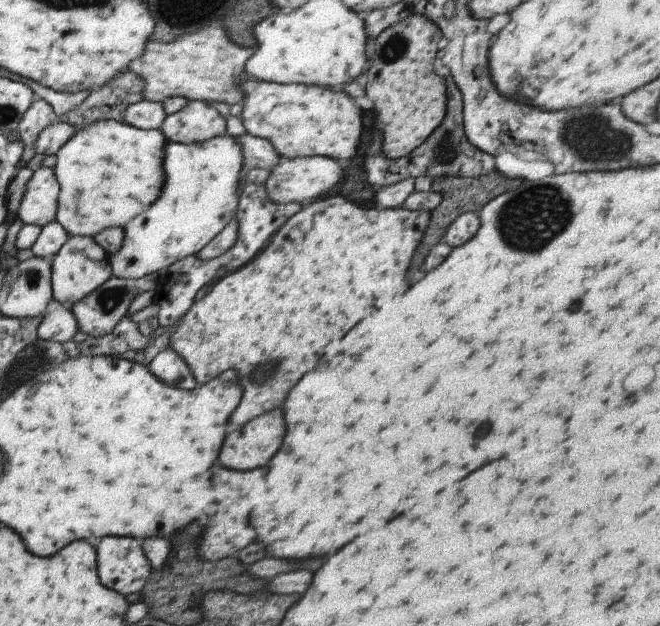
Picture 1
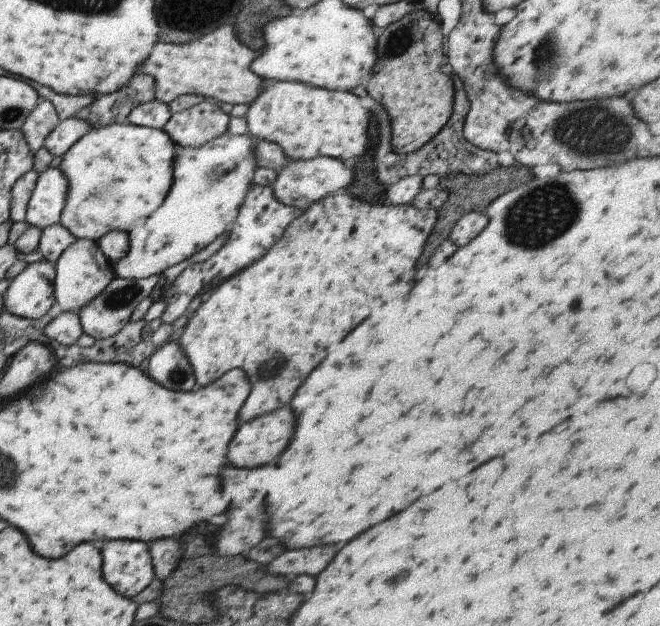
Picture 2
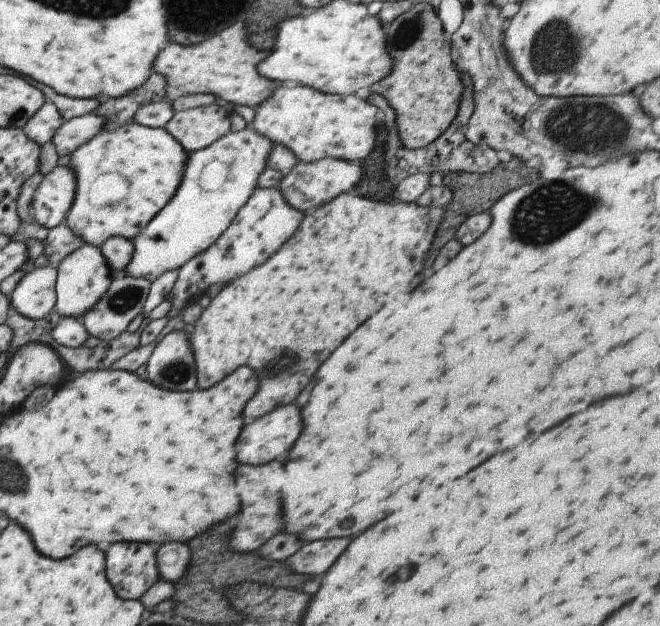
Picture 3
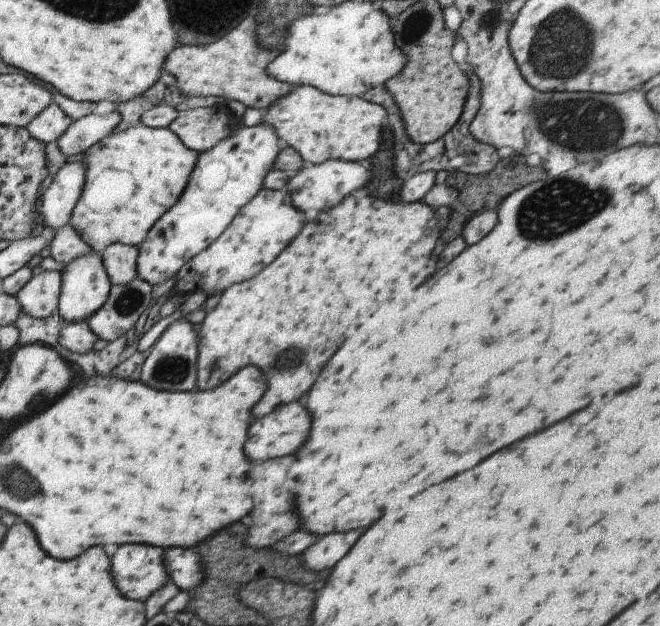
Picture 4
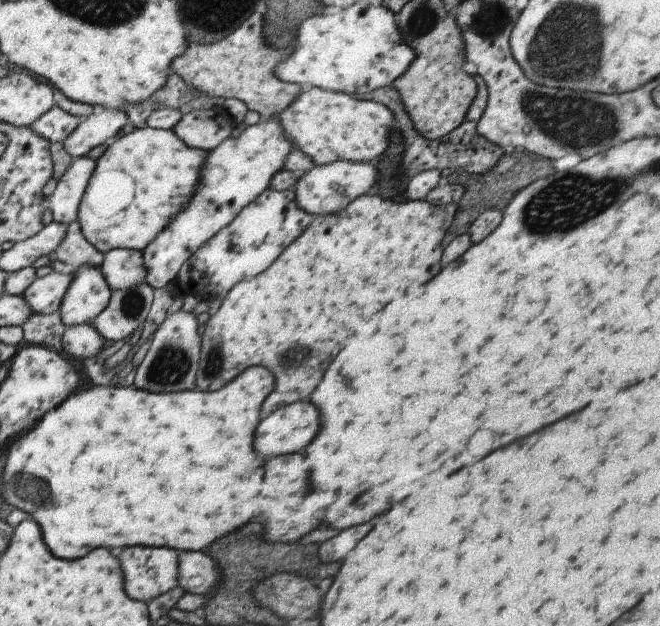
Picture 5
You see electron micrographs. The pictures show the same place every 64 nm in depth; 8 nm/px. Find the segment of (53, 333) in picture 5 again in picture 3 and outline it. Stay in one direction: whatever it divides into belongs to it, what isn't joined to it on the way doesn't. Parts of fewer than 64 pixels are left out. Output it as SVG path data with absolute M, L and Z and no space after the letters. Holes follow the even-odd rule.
M9 310L7 312L7 320L5 320L5 326L9 326L11 332L13 332L11 342L9 342L9 350L21 348L25 344L45 344L45 346L49 346L61 358L61 362L63 362L65 368L71 368L75 374L79 374L79 372L85 372L85 370L107 370L115 360L119 360L121 356L125 356L131 350L135 350L137 348L137 342L141 338L141 336L131 334L131 332L127 334L127 330L125 330L117 338L113 338L109 342L103 342L99 348L91 348L91 350L87 350L87 348L63 348L63 346L55 344L55 340L49 336L49 330L53 328L53 324L57 320L59 320L59 314L55 310L51 314L47 314L47 316L43 316L41 320L29 320L29 318L17 314L15 310Z

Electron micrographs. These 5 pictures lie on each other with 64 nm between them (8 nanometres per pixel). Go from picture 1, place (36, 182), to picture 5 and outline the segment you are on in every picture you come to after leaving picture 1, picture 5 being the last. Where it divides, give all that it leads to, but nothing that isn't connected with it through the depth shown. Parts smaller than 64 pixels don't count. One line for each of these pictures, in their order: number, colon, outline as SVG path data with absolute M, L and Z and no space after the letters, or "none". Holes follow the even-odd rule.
2: M47 168L39 174L25 210L25 222L39 230L59 224L67 196L67 180L59 168Z
3: M57 166L43 176L31 198L31 212L35 224L55 228L65 224L65 214L75 196L75 174L67 166Z
4: M69 162L57 170L53 180L49 178L39 194L37 214L41 214L45 228L57 230L69 226L69 216L83 188L85 164Z
5: M73 158L67 172L57 184L51 184L45 198L45 210L51 210L53 222L73 224L77 220L79 204L85 194L85 188L95 172L97 160L91 158Z

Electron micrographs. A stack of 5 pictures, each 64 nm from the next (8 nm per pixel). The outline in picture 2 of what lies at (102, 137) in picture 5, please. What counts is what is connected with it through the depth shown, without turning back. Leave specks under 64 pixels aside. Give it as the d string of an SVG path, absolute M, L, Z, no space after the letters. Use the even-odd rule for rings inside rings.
M69 118L69 120L61 120L43 140L41 148L45 148L51 156L63 156L83 134L87 134L91 126L81 120L81 118Z

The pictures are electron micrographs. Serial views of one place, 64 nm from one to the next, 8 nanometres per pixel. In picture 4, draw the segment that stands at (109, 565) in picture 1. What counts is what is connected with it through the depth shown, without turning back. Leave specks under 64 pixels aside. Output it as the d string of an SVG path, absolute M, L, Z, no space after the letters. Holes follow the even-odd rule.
M119 546L111 558L111 574L121 596L145 602L151 592L169 582L163 550L153 546Z

